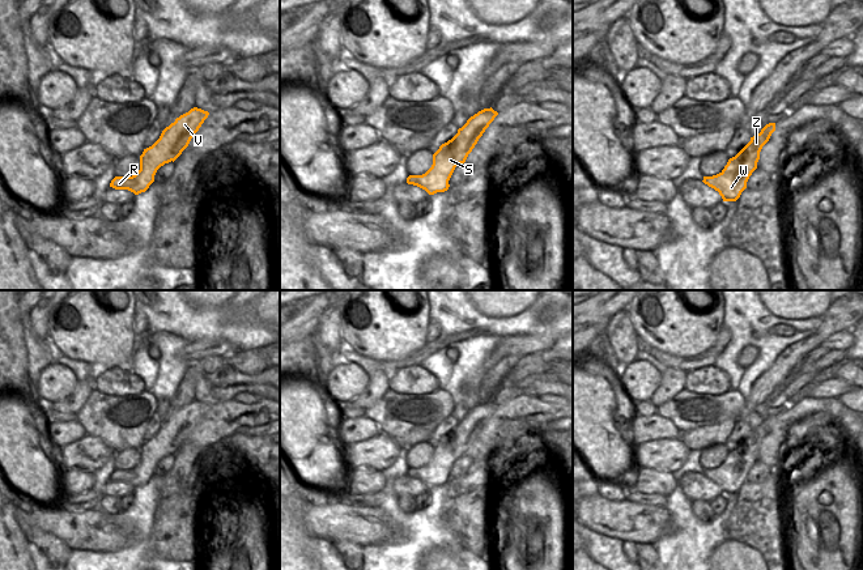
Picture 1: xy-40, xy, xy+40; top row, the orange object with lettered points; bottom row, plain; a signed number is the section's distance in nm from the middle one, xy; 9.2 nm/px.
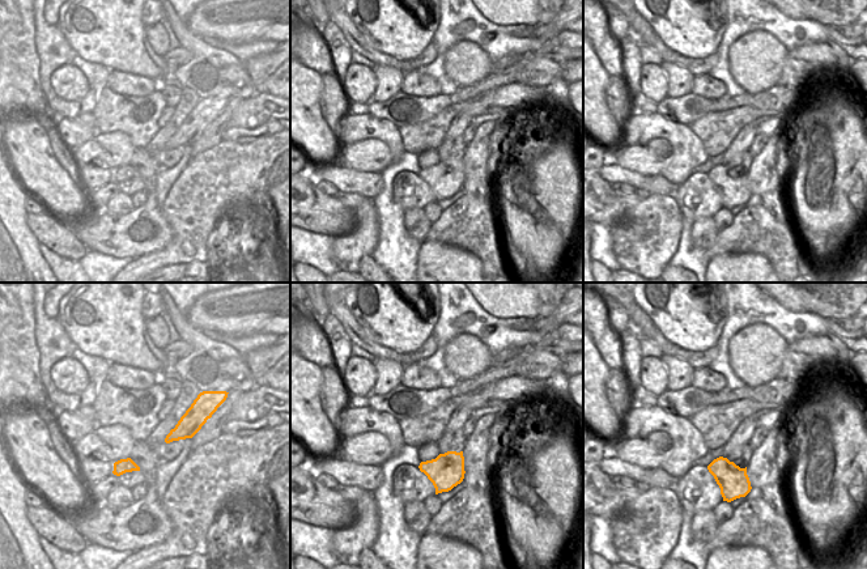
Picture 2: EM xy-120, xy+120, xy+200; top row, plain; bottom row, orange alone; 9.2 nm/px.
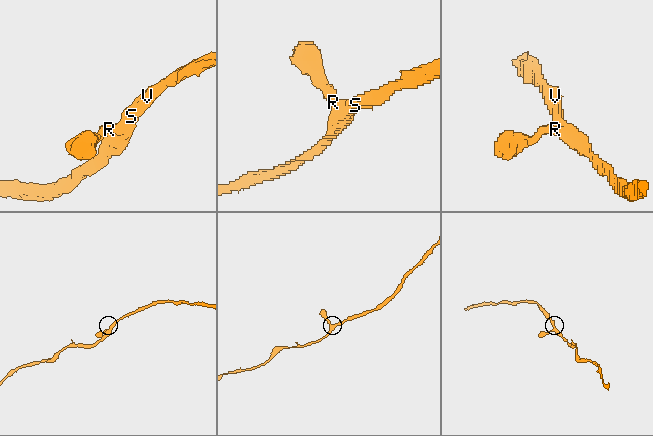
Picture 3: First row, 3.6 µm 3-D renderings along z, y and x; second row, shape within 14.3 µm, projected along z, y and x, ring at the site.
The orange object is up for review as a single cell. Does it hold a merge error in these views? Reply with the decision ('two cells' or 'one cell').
one cell

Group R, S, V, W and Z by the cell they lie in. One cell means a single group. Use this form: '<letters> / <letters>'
R S V W Z

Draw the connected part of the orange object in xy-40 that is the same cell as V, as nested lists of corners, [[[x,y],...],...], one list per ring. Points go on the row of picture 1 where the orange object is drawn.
[[[194,107],[177,118],[152,146],[144,149],[140,156],[140,170],[132,176],[115,176],[110,187],[128,190],[135,195],[145,192],[154,182],[157,170],[182,154],[208,115],[208,111]]]

